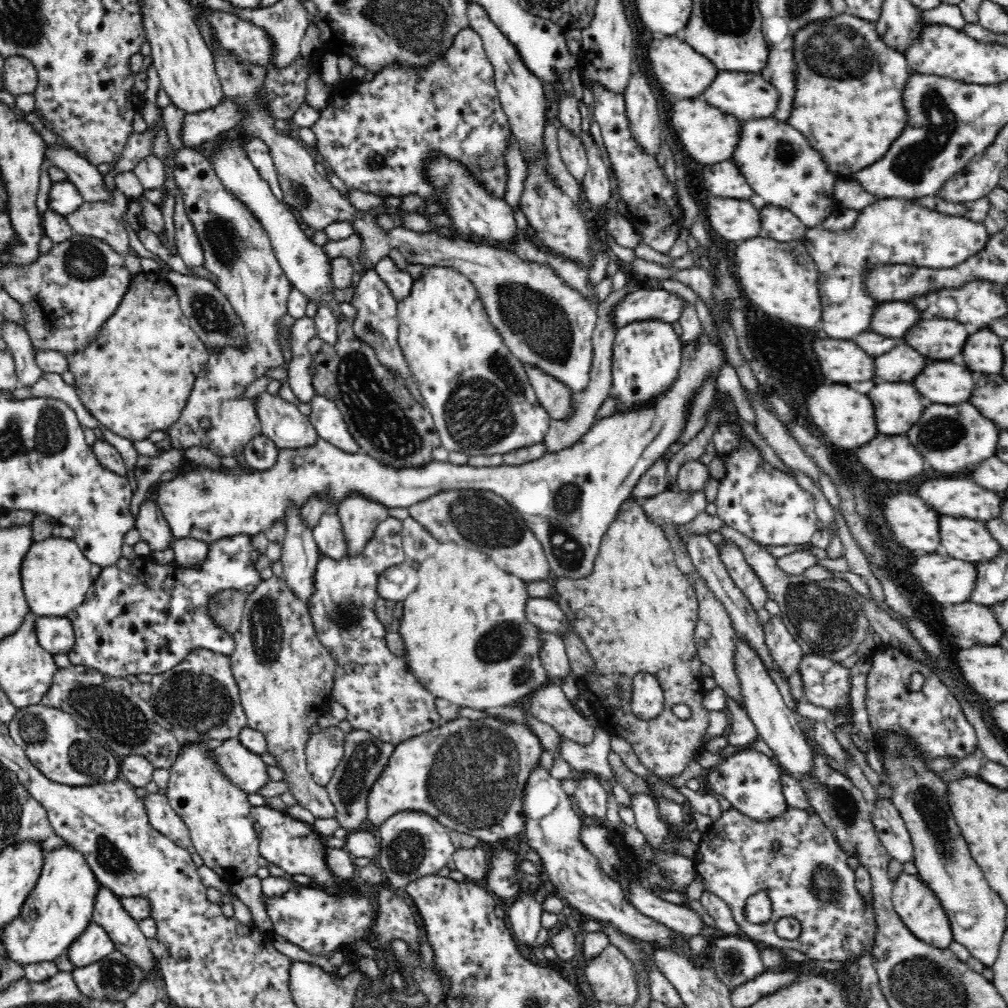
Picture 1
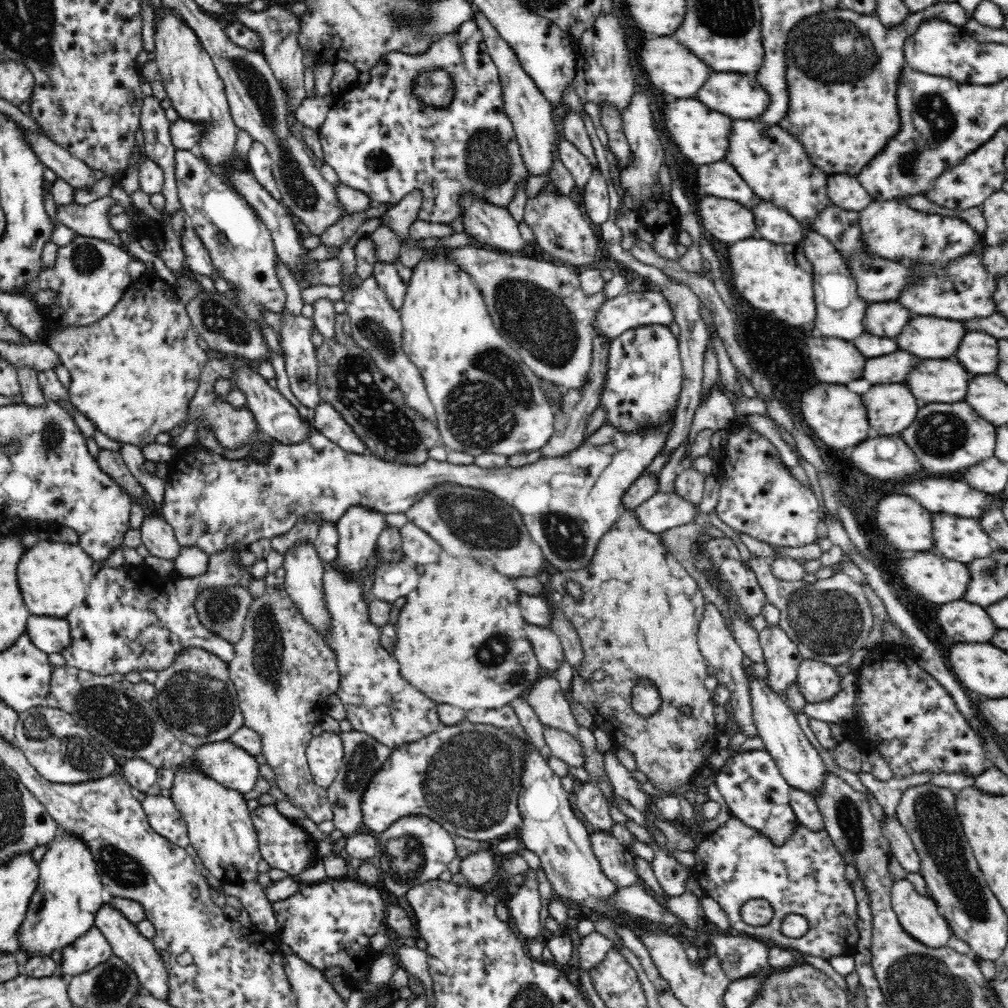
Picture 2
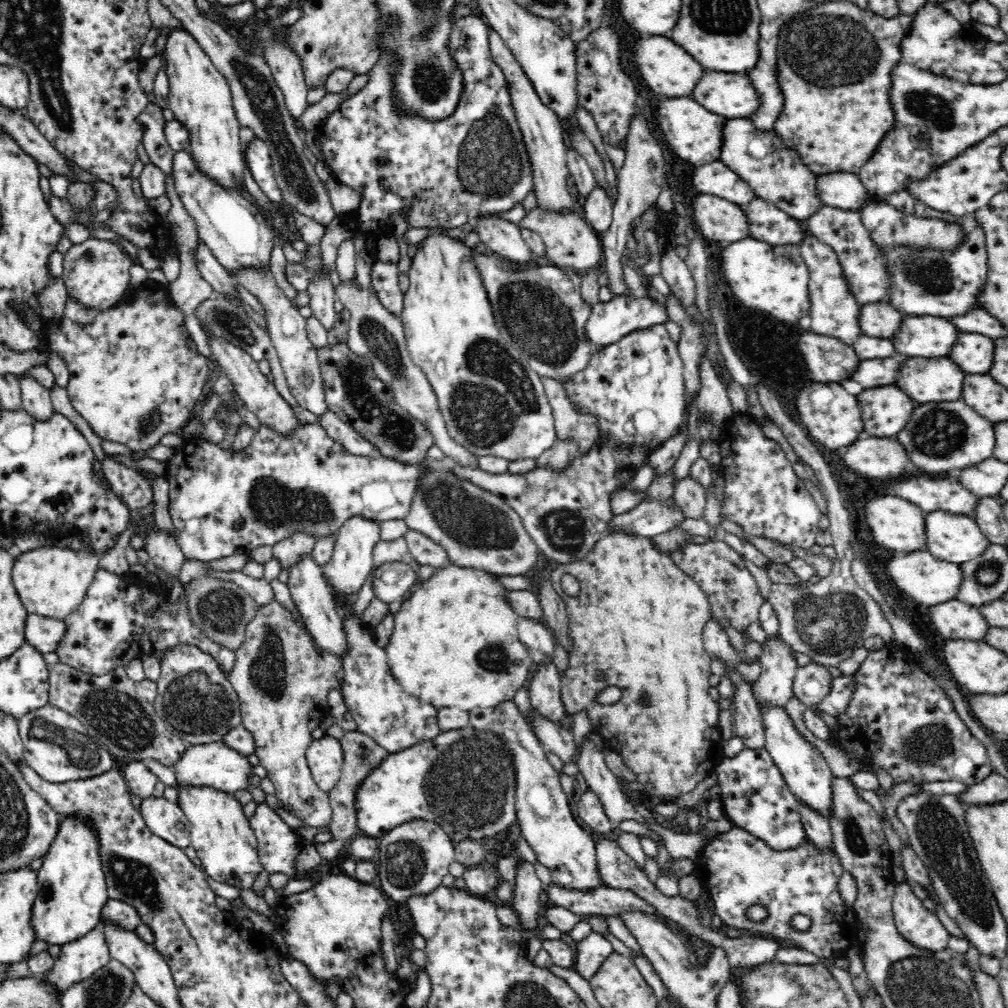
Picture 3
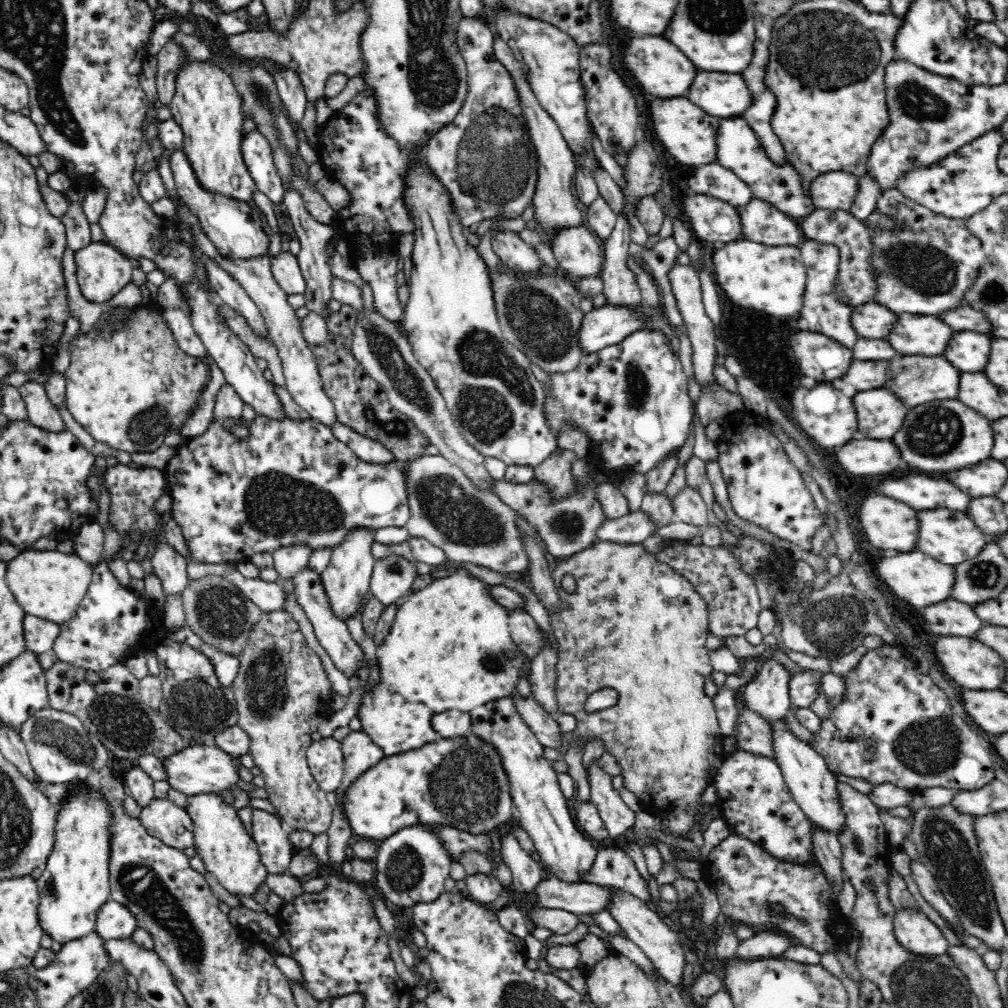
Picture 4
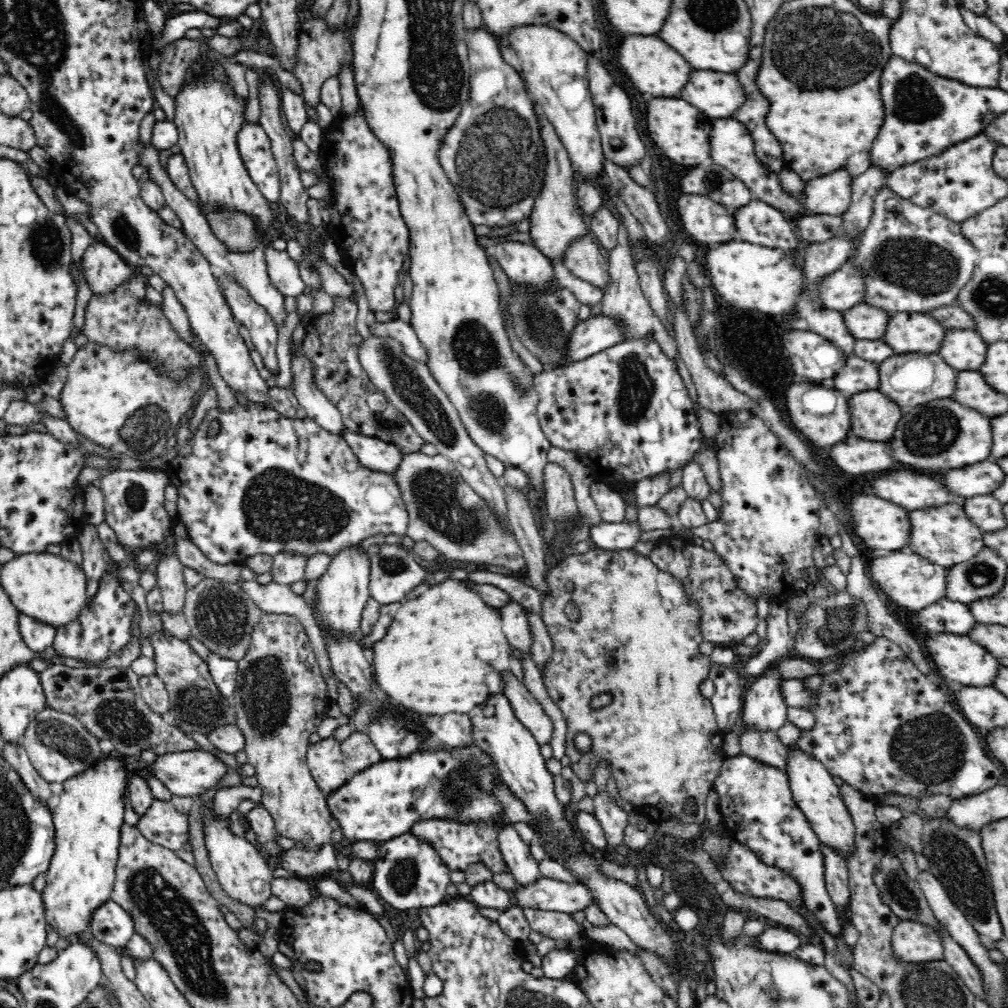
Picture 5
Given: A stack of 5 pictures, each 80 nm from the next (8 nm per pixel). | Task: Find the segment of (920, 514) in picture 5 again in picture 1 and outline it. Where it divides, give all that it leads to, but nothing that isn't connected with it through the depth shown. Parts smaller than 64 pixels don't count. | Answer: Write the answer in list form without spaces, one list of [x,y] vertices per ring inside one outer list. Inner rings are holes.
[[[942,516],[939,527],[941,553],[969,563],[994,559],[1002,547],[984,522],[966,517]]]

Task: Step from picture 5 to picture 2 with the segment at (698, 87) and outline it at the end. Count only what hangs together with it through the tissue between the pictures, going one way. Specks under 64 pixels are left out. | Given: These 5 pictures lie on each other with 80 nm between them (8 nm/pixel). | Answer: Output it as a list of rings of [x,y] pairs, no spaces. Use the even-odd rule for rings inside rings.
[[[712,72],[710,80],[698,92],[698,100],[710,110],[728,114],[730,118],[758,118],[768,108],[766,92],[746,74]]]

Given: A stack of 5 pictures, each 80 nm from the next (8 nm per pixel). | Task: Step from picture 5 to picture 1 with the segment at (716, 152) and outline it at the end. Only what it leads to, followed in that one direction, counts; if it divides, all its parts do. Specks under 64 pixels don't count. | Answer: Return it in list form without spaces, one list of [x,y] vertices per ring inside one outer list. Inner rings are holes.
[[[774,118],[744,122],[742,144],[738,144],[732,162],[766,204],[792,211],[808,228],[821,225],[822,220],[840,206],[834,199],[833,186],[838,174],[826,168],[818,150],[810,148],[808,140],[786,122]]]

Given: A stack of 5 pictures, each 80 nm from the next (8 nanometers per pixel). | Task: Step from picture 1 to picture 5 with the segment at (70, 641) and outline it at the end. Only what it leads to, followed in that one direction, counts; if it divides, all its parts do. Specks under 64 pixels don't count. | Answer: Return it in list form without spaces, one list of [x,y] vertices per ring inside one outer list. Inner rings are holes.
[[[20,613],[18,630],[24,642],[36,653],[35,656],[48,662],[48,666],[55,664],[52,662],[54,657],[61,657],[61,654],[57,654],[53,648],[57,627],[44,624],[31,616]]]

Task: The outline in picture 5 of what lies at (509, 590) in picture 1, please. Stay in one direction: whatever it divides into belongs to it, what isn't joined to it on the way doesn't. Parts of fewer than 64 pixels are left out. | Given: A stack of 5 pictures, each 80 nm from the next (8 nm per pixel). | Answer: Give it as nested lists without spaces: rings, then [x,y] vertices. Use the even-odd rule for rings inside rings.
[[[450,578],[426,589],[417,598],[402,601],[402,606],[386,630],[386,636],[369,650],[375,682],[393,704],[404,707],[411,714],[444,716],[469,713],[484,703],[490,694],[504,690],[504,679],[500,672],[510,670],[508,658],[515,647],[500,629],[499,614],[498,608],[486,605],[466,587],[466,580]]]

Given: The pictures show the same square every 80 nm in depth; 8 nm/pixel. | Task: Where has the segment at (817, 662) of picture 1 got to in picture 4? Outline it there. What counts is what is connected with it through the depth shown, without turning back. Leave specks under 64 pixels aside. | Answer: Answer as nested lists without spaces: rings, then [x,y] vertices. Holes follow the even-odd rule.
[[[806,670],[792,675],[788,684],[788,696],[792,707],[806,708],[822,692],[820,685],[821,673]]]

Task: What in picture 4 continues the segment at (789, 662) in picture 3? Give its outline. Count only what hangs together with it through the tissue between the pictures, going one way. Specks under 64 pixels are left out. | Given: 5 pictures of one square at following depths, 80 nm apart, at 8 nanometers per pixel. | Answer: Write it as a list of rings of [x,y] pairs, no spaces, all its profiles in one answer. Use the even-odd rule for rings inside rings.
[[[767,655],[752,681],[741,689],[741,703],[768,724],[784,721],[791,709],[788,696],[790,671]]]

